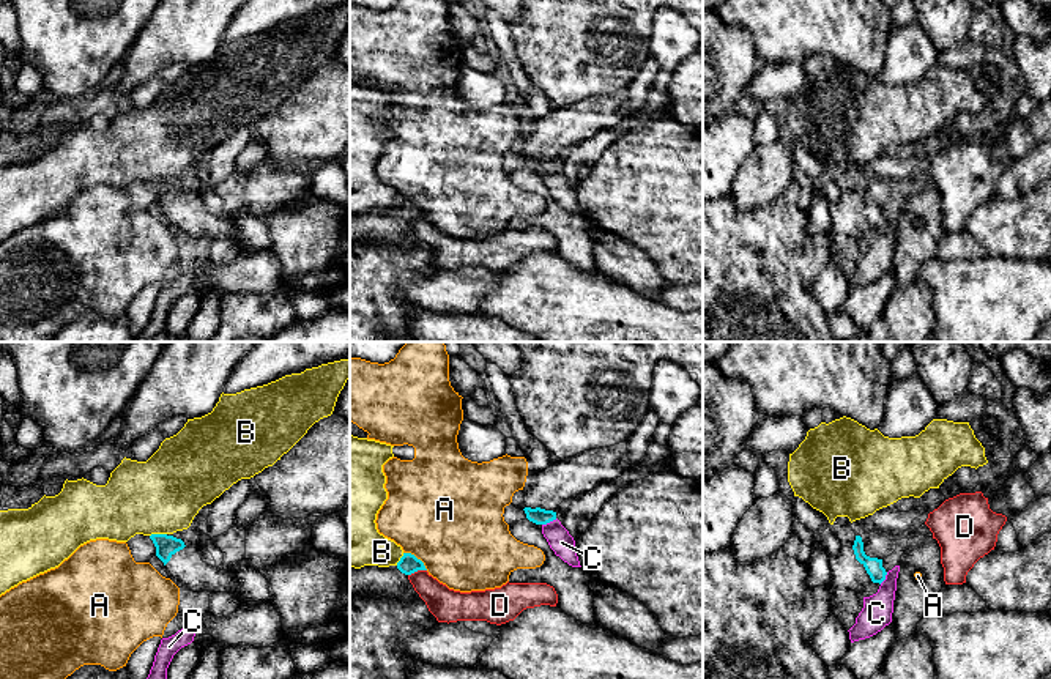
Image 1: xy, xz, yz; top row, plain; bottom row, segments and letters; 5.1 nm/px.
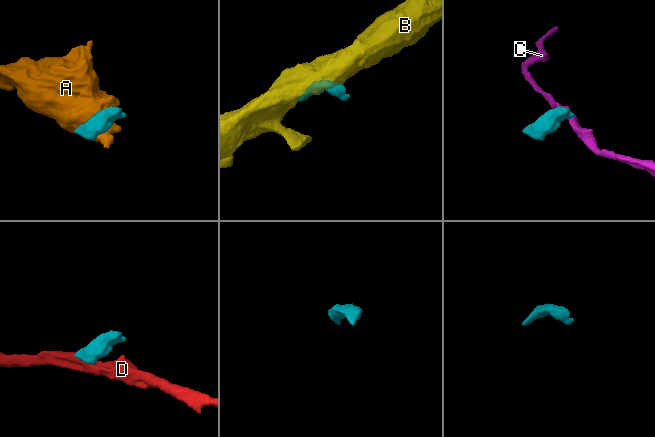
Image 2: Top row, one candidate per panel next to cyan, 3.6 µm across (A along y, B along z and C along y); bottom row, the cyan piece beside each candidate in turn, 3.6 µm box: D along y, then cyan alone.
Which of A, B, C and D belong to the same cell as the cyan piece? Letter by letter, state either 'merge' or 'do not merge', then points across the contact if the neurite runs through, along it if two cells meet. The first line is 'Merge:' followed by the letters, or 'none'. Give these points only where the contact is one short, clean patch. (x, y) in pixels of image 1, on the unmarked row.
Merge: none
A: do not merge
B: do not merge
C: do not merge; border along xz (557, 166), (542, 172)
D: do not merge; border along xz (426, 216), (418, 216), (408, 222)

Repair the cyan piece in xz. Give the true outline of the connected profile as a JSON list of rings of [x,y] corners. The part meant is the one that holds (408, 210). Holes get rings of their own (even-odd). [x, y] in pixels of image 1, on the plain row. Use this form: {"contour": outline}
{"contour": [[[403,200],[396,213],[350,214],[350,246],[381,243],[392,249],[418,246],[408,224],[418,217],[427,217],[424,210],[411,200]]]}

